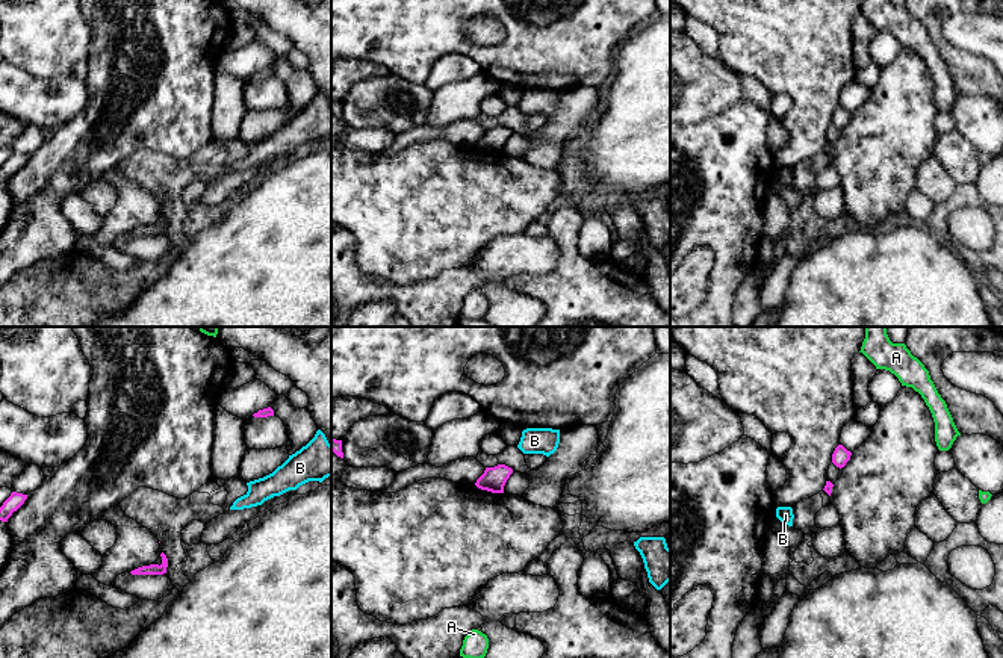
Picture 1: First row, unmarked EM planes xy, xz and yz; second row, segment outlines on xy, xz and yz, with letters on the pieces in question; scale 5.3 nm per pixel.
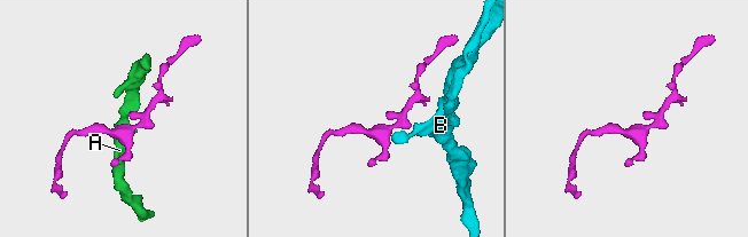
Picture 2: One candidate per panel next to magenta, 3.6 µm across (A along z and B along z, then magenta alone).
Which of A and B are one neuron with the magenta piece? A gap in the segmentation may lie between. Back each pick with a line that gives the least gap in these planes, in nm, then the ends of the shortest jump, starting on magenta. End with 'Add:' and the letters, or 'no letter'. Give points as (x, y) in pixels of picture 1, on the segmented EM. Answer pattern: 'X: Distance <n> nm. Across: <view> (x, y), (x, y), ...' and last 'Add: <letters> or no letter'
Add: no letter

